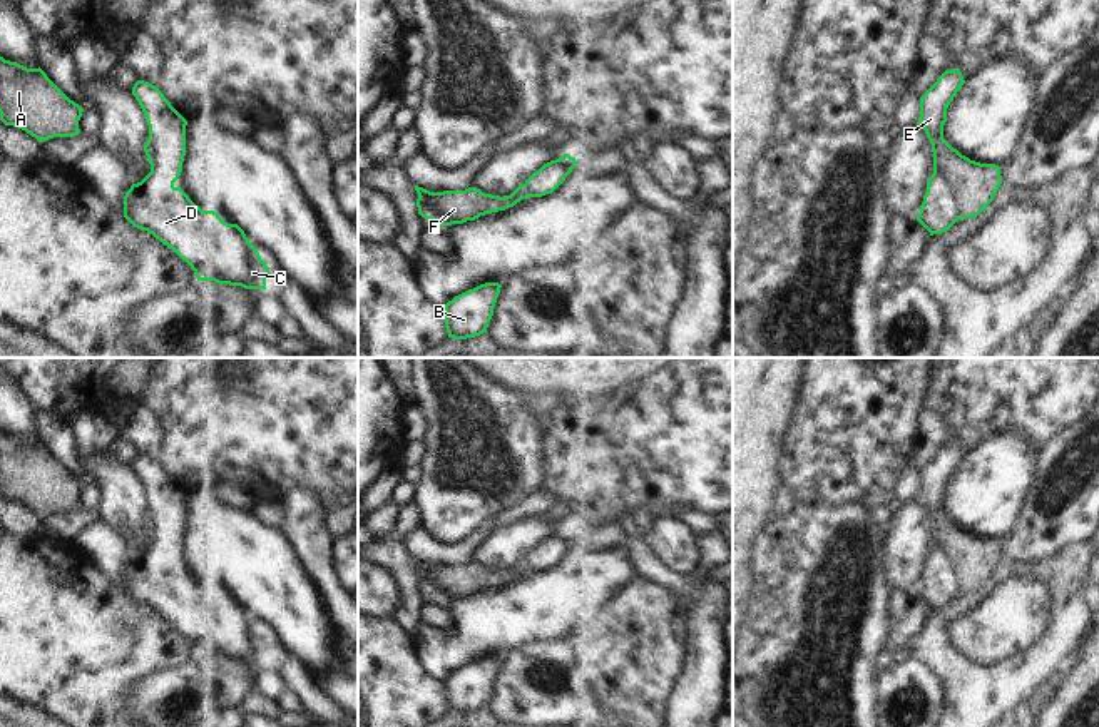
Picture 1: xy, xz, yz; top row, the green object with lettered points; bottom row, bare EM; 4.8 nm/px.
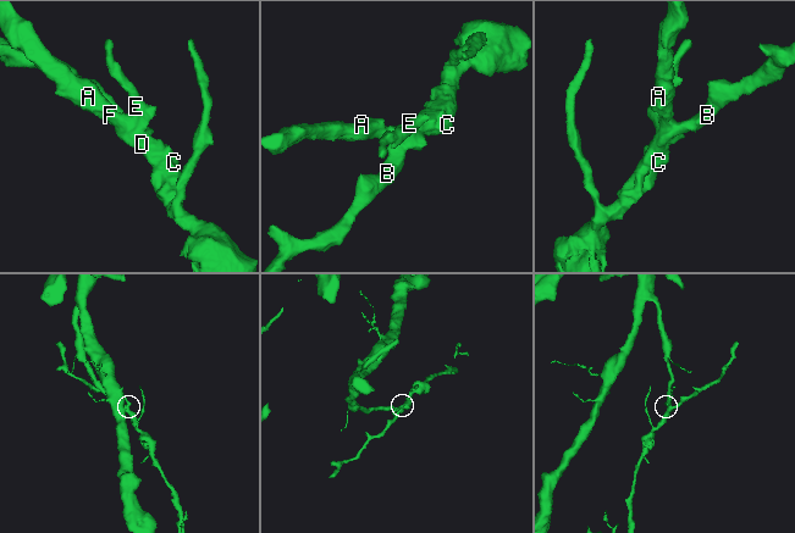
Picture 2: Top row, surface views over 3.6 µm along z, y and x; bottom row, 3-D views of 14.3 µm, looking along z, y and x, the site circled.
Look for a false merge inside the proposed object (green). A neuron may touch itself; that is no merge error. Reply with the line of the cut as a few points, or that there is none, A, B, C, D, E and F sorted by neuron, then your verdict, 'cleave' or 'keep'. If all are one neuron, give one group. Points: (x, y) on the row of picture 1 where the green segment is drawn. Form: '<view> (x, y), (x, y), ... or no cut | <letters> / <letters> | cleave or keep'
yz (934, 162), (935, 172), (950, 191), (960, 218) | A F / B C D E | cleave

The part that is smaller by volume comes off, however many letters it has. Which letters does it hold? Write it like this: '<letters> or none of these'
B, C, D, E.

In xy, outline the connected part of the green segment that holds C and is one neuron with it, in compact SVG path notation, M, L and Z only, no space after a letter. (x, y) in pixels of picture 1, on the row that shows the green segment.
M137 80L132 87L132 95L149 125L152 164L151 172L125 192L124 217L134 227L147 231L172 249L191 266L197 281L214 281L244 289L266 289L269 269L244 231L238 224L224 222L217 212L201 209L181 187L174 186L182 172L187 120L171 105L159 87L149 82Z

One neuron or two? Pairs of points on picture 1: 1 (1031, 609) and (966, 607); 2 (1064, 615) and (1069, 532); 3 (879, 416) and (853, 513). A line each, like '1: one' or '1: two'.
1: two
2: two
3: two

